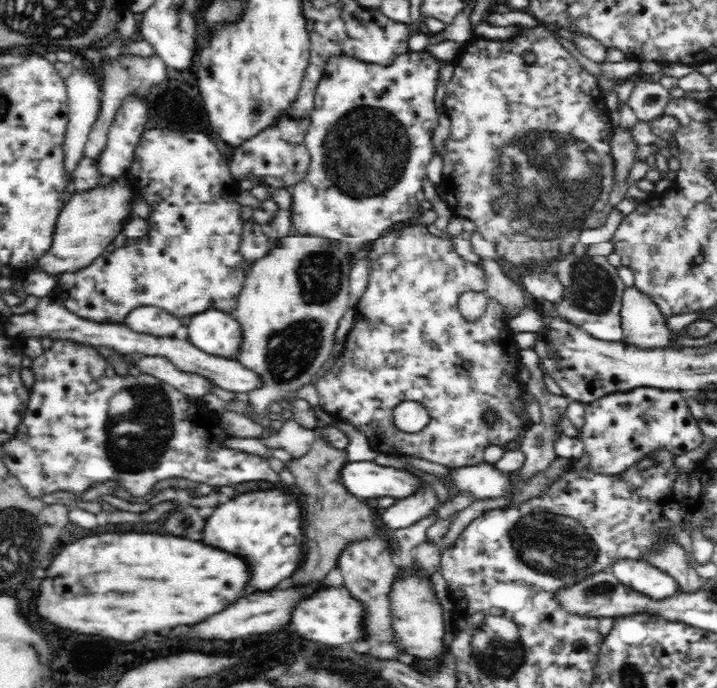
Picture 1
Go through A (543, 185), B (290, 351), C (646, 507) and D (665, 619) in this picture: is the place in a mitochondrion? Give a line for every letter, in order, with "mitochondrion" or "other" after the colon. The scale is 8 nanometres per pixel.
A: mitochondrion
B: mitochondrion
C: other
D: other

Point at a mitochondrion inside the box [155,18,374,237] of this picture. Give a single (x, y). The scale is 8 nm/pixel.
(256, 106)

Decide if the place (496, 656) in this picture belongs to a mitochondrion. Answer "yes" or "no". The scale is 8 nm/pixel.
yes

